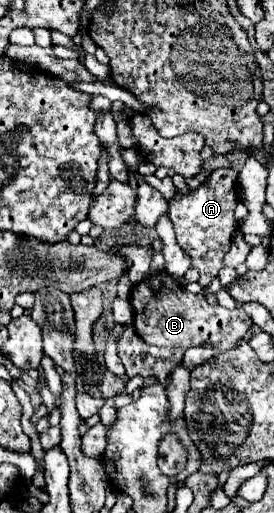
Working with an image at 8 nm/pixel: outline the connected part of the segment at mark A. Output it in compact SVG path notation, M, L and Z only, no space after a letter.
M219 168L211 174L203 186L193 190L187 196L177 194L171 200L171 222L177 228L177 242L179 246L191 256L193 268L199 270L201 286L209 286L211 280L217 276L219 268L223 266L223 256L229 252L231 236L237 228L233 218L233 210L237 206L237 174L231 168Z

